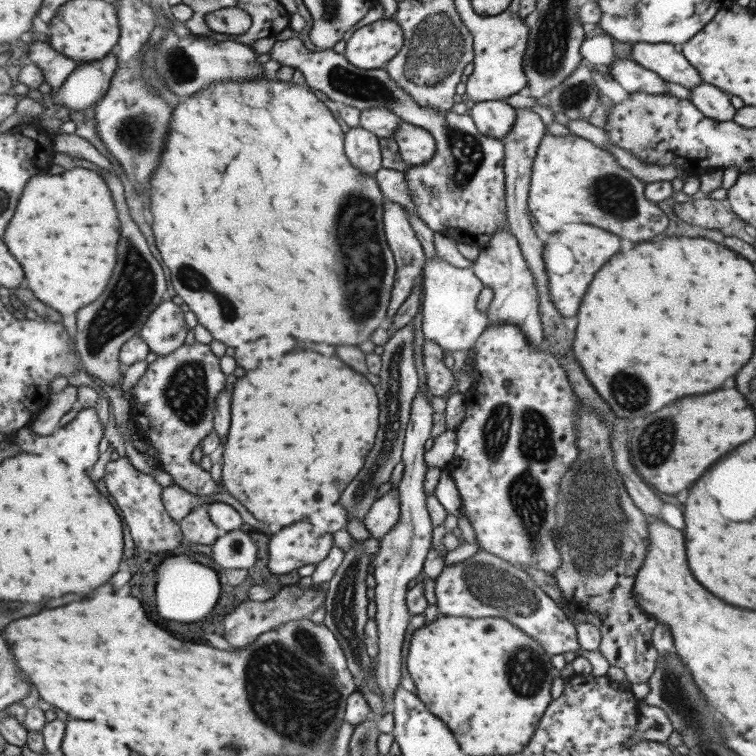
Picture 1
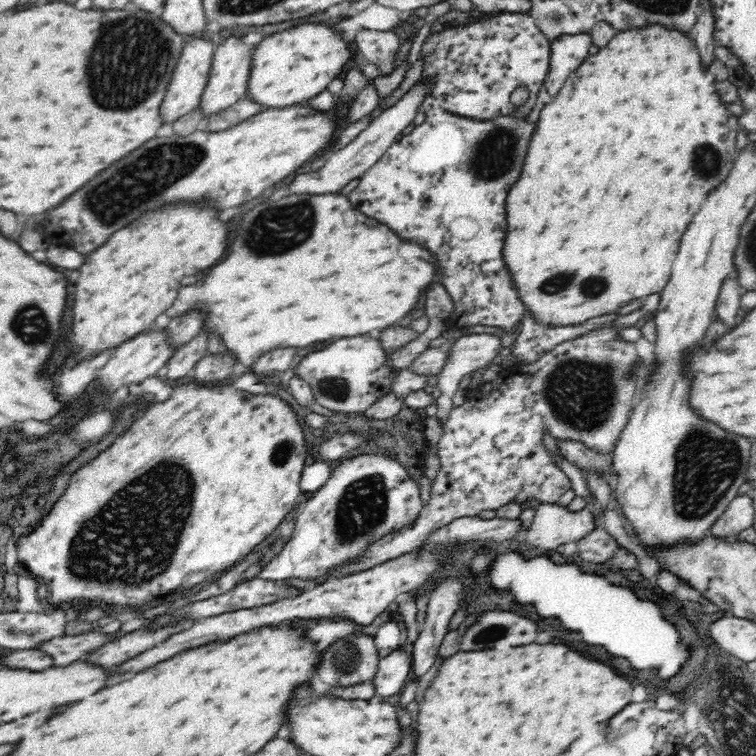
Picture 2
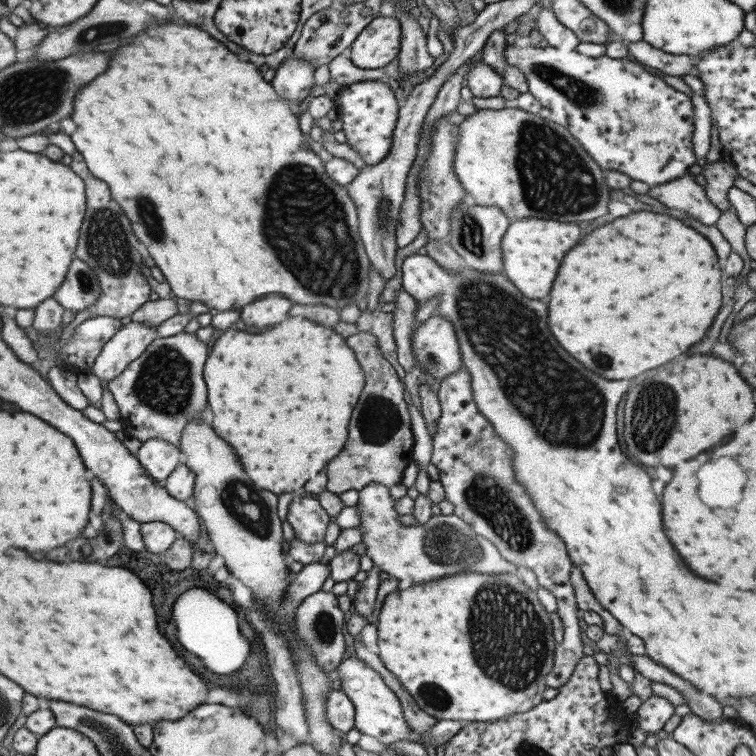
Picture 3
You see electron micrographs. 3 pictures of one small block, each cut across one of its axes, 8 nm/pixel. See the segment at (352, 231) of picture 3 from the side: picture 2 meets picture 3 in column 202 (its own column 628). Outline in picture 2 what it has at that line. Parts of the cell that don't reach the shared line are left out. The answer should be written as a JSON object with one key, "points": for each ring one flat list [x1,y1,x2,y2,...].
{"points":[[660,25,619,31,605,47,589,55,567,78,552,102,540,111,536,132,528,144,524,172,510,188,506,198,508,230,504,232,506,240,502,259,510,273,512,287,524,305,524,312,528,312,532,321,542,327,577,327,596,317,617,315,617,311,631,300,661,293,672,274,684,230,702,208,705,198,730,175,738,157,736,136,739,131,737,117,729,114,724,103,720,102,718,92,714,90,714,78,708,76,706,68,700,66,700,56,694,52,694,42,682,32,668,30]]}

